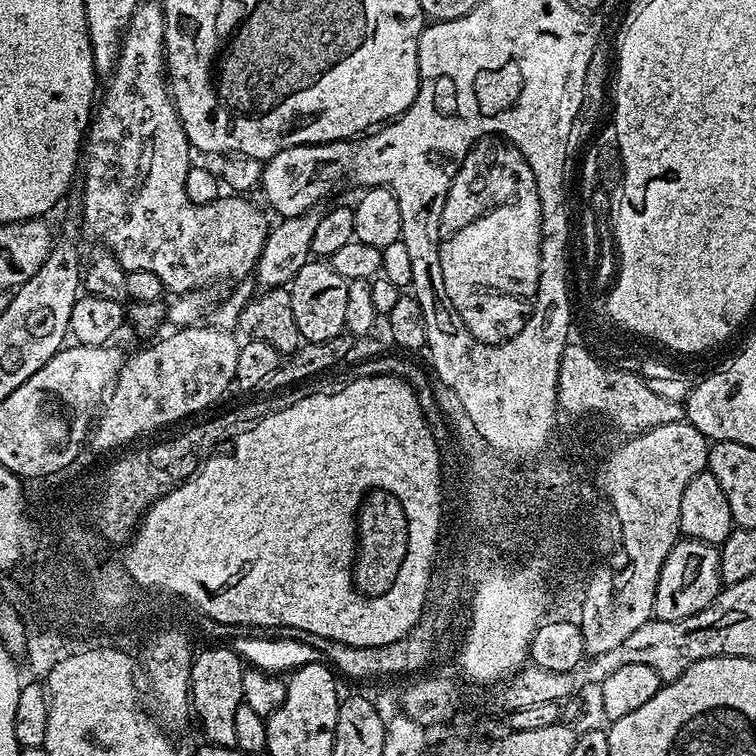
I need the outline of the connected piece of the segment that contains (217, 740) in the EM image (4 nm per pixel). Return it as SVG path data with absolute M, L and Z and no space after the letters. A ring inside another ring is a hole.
M208 646L205 652L195 653L191 666L191 711L200 719L205 741L221 748L235 745L234 710L244 702L242 698L242 674L246 664L228 646Z

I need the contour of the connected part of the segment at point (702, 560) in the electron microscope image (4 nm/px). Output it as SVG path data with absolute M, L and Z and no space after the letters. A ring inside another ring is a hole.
M681 539L673 545L661 566L652 615L657 620L690 618L712 603L721 591L719 547L706 544L703 540Z

